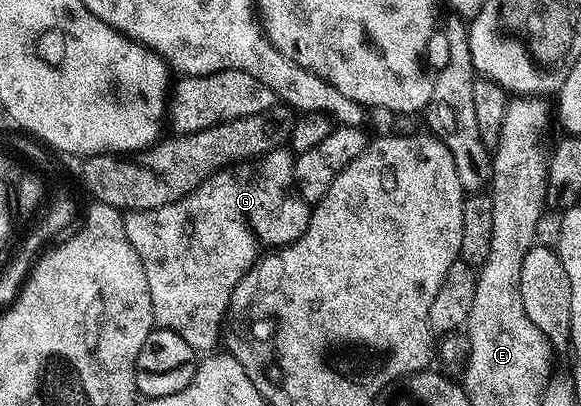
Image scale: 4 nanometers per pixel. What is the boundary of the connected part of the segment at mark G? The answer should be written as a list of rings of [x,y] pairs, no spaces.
[[[291,150],[271,151],[259,156],[255,161],[249,161],[243,165],[236,165],[231,169],[219,171],[217,175],[213,175],[211,179],[206,180],[202,185],[198,185],[198,189],[194,189],[186,197],[182,197],[170,205],[162,205],[158,209],[150,209],[149,211],[128,211],[124,215],[126,237],[130,237],[130,245],[134,245],[138,257],[141,259],[142,269],[146,273],[146,285],[150,285],[152,321],[156,327],[164,327],[167,331],[178,333],[178,337],[182,337],[182,341],[186,341],[186,345],[190,345],[190,349],[194,349],[197,353],[212,353],[217,350],[216,342],[219,339],[221,342],[222,339],[220,322],[223,321],[224,315],[226,319],[226,316],[229,314],[228,306],[232,300],[232,291],[238,285],[238,281],[242,281],[244,274],[256,264],[257,259],[260,258],[265,249],[286,247],[289,243],[298,241],[298,237],[302,237],[302,233],[306,233],[310,204],[302,196],[294,193],[296,181],[294,177],[295,164],[296,160]]]

